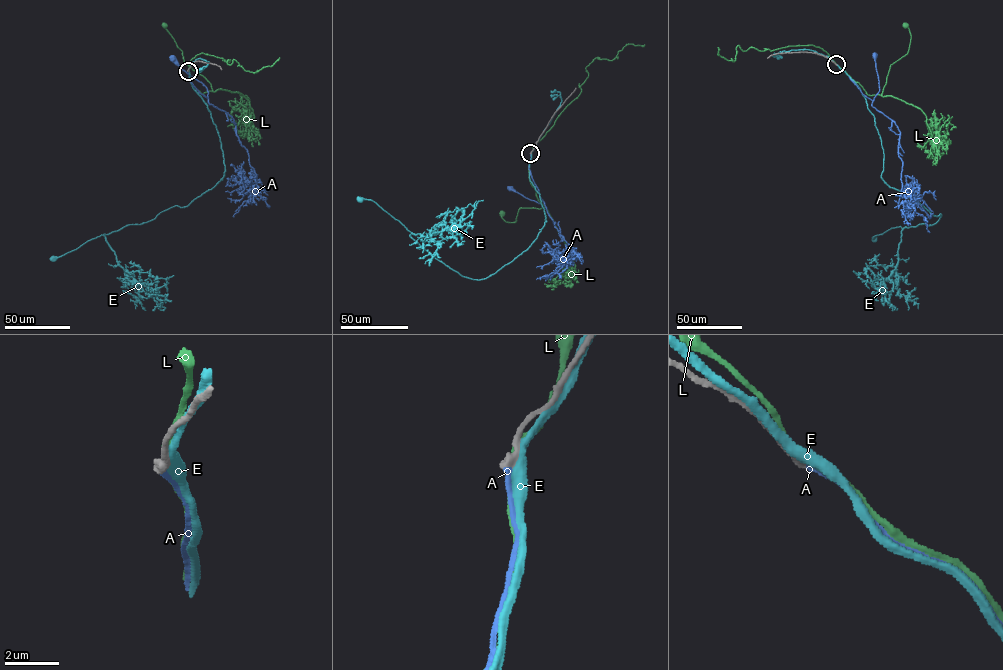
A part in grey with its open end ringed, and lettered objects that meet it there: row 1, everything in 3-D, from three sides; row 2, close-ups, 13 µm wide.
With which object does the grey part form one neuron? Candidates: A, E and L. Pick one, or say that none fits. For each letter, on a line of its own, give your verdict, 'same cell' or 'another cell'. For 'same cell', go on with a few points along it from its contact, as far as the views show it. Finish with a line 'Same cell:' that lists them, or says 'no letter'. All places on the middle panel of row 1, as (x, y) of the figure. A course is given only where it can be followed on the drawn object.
A: same cell; it runs (530, 153), (528, 168), (541, 201), (539, 203), (531, 200), (510, 188)
E: another cell
L: another cell
Same cell: A

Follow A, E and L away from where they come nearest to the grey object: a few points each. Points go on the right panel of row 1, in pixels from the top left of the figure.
A: (836, 64), (873, 100), (879, 89), (874, 56)
E: (836, 64), (874, 118), (881, 178), (941, 214), (932, 225), (892, 228), (874, 238)
L: (836, 64), (869, 95), (892, 96), (920, 108), (929, 139), (940, 127), (949, 123), (950, 130)

